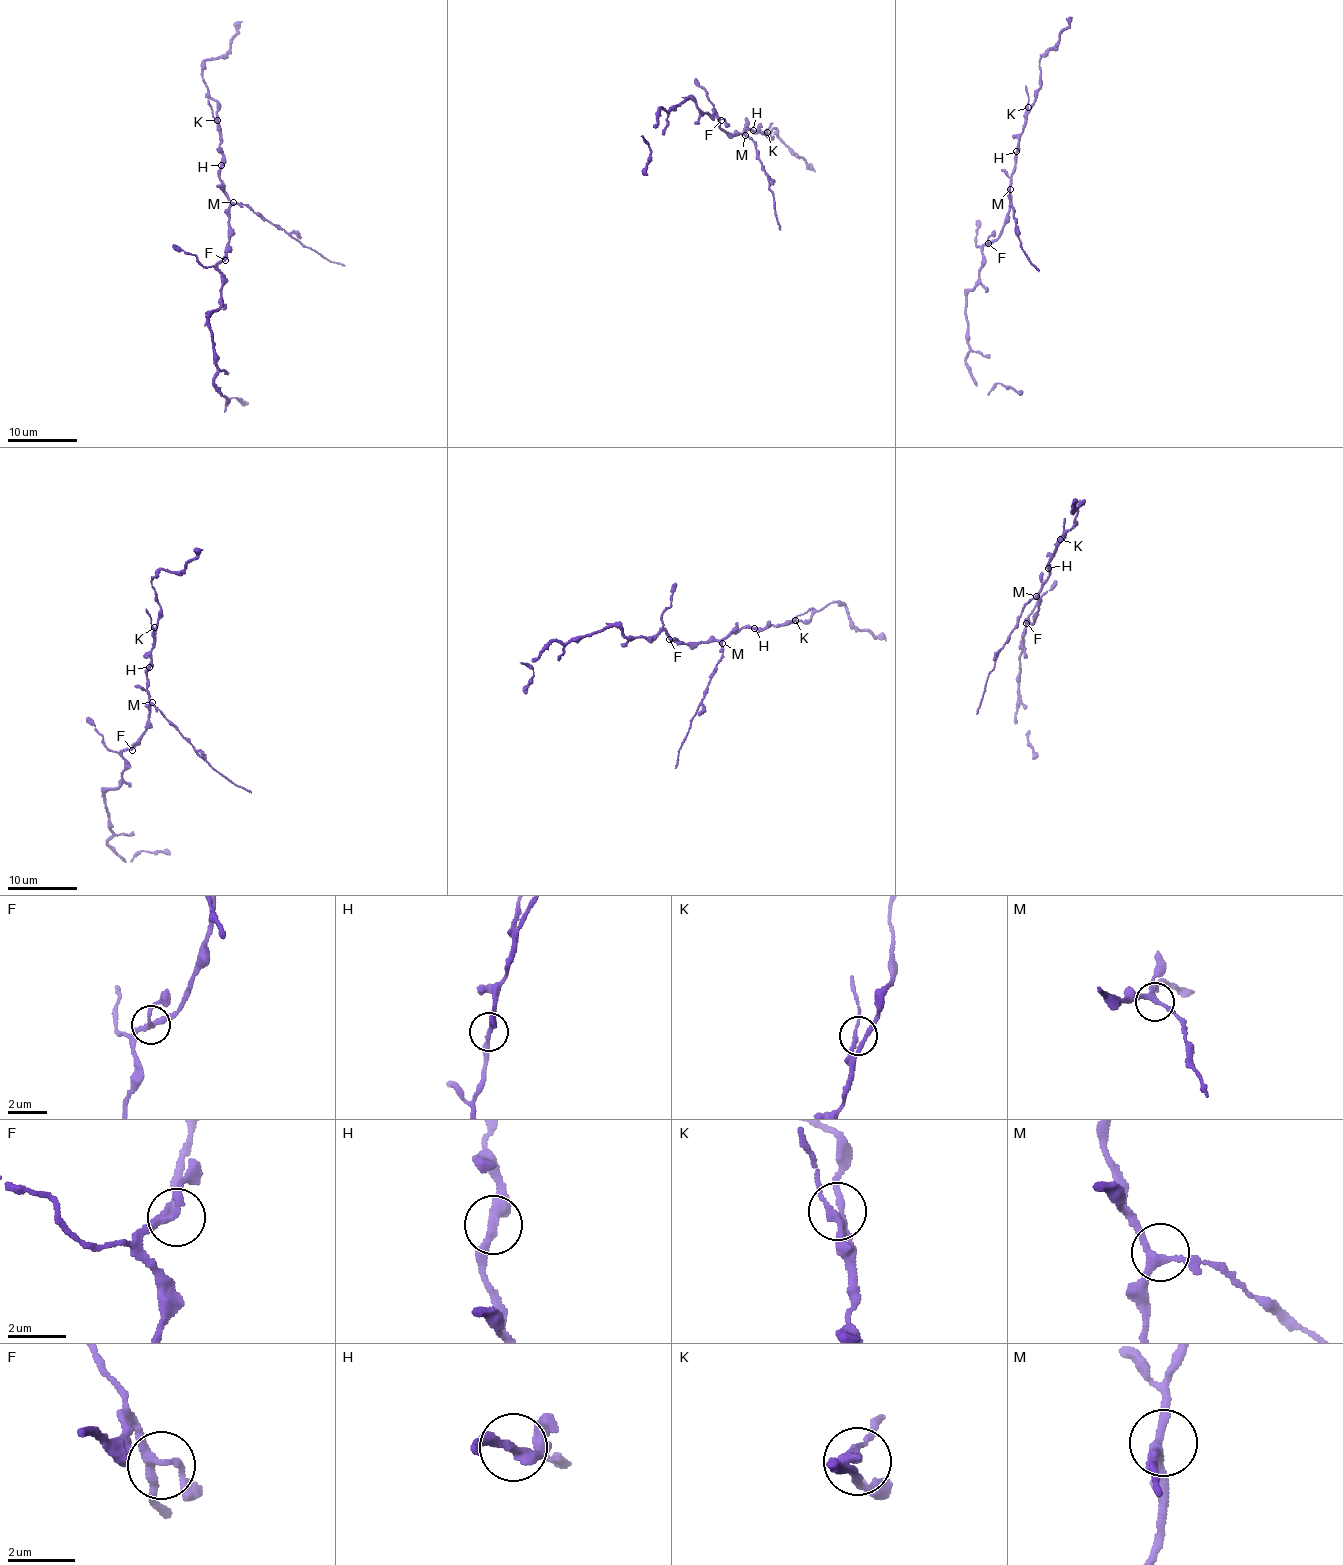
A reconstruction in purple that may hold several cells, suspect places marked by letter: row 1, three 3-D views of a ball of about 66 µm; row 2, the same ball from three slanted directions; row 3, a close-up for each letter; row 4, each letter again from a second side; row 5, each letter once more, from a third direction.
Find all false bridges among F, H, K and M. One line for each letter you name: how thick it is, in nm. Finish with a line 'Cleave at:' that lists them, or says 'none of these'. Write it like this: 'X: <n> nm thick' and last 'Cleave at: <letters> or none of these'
Cleave at: none of these

